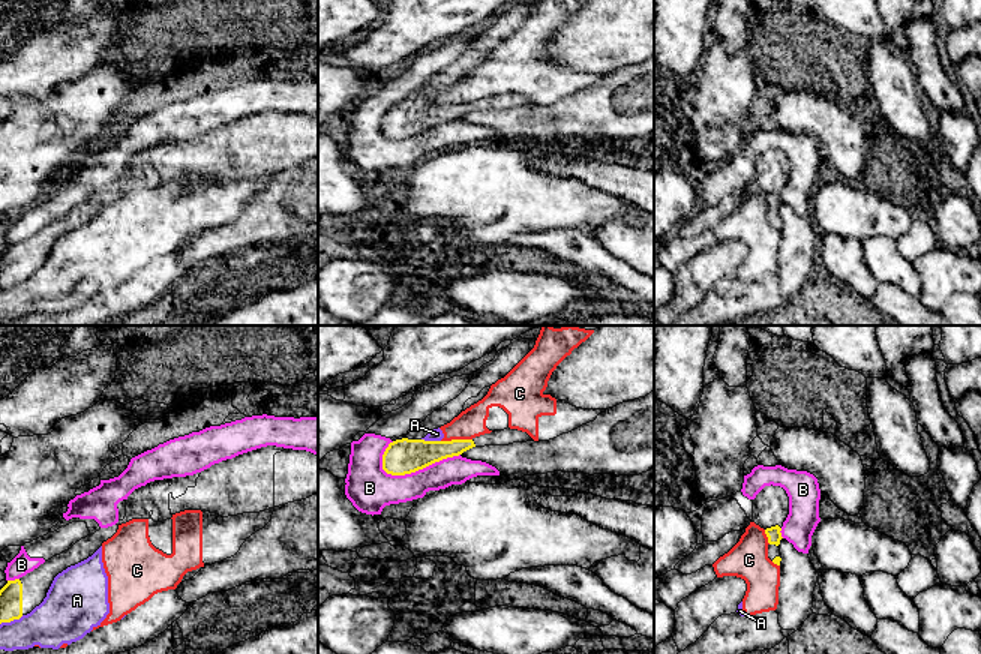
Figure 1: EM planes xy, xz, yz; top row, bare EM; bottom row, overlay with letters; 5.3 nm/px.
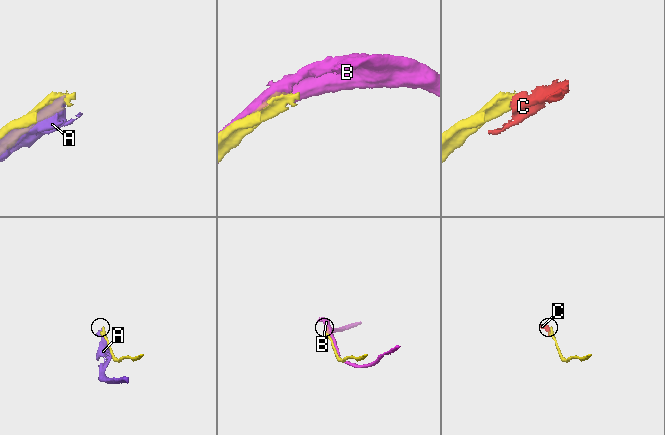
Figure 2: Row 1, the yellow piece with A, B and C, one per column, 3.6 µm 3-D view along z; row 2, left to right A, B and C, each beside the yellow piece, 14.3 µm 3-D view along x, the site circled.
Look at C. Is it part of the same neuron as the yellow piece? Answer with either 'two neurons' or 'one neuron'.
two neurons

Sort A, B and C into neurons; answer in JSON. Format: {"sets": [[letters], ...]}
{"sets": [["A", "C"], ["B"]]}

